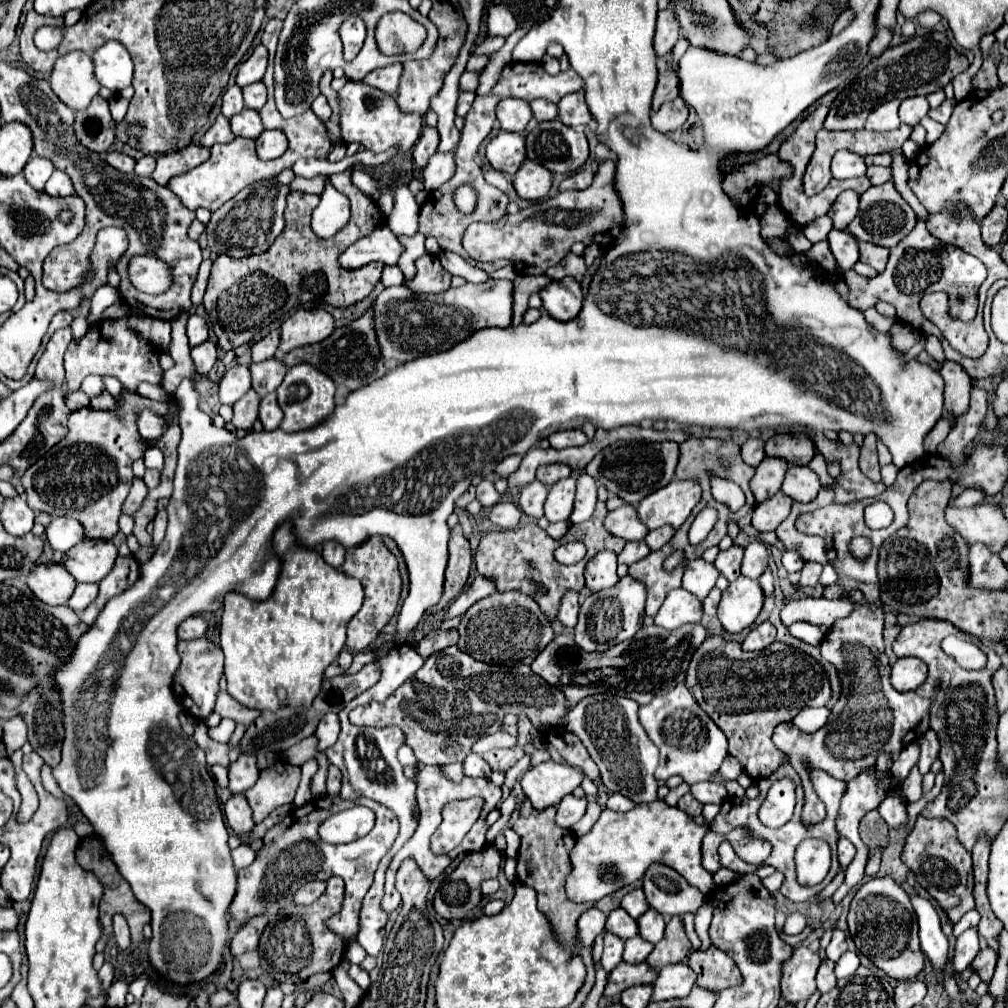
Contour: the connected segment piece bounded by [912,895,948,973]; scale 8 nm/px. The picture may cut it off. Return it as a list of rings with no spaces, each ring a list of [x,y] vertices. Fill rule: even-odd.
[[[912,897],[912,905],[918,915],[918,925],[920,925],[920,947],[924,955],[930,959],[934,971],[944,971],[948,963],[948,939],[940,929],[940,919],[936,909],[930,905],[930,901]]]

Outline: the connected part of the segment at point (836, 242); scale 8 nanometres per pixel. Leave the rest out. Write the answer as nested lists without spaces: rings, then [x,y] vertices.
[[[832,229],[828,235],[828,243],[830,243],[830,251],[834,253],[838,267],[842,271],[848,271],[854,267],[854,263],[858,261],[858,241],[856,237],[852,237],[848,231],[836,231]]]

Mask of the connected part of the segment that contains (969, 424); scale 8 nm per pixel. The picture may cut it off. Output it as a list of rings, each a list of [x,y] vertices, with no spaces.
[[[972,387],[970,391],[970,409],[968,413],[956,417],[956,425],[952,427],[950,435],[938,447],[938,453],[946,453],[952,465],[960,465],[966,459],[966,447],[974,441],[984,417],[986,417],[986,391],[980,387]]]

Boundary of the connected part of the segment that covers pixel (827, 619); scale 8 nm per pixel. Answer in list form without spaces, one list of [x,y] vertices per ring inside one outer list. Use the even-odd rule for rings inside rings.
[[[804,597],[796,599],[784,605],[782,609],[782,623],[788,627],[796,621],[806,621],[812,625],[824,625],[830,627],[836,619],[846,617],[852,611],[852,605],[844,601],[828,601],[824,597]]]

